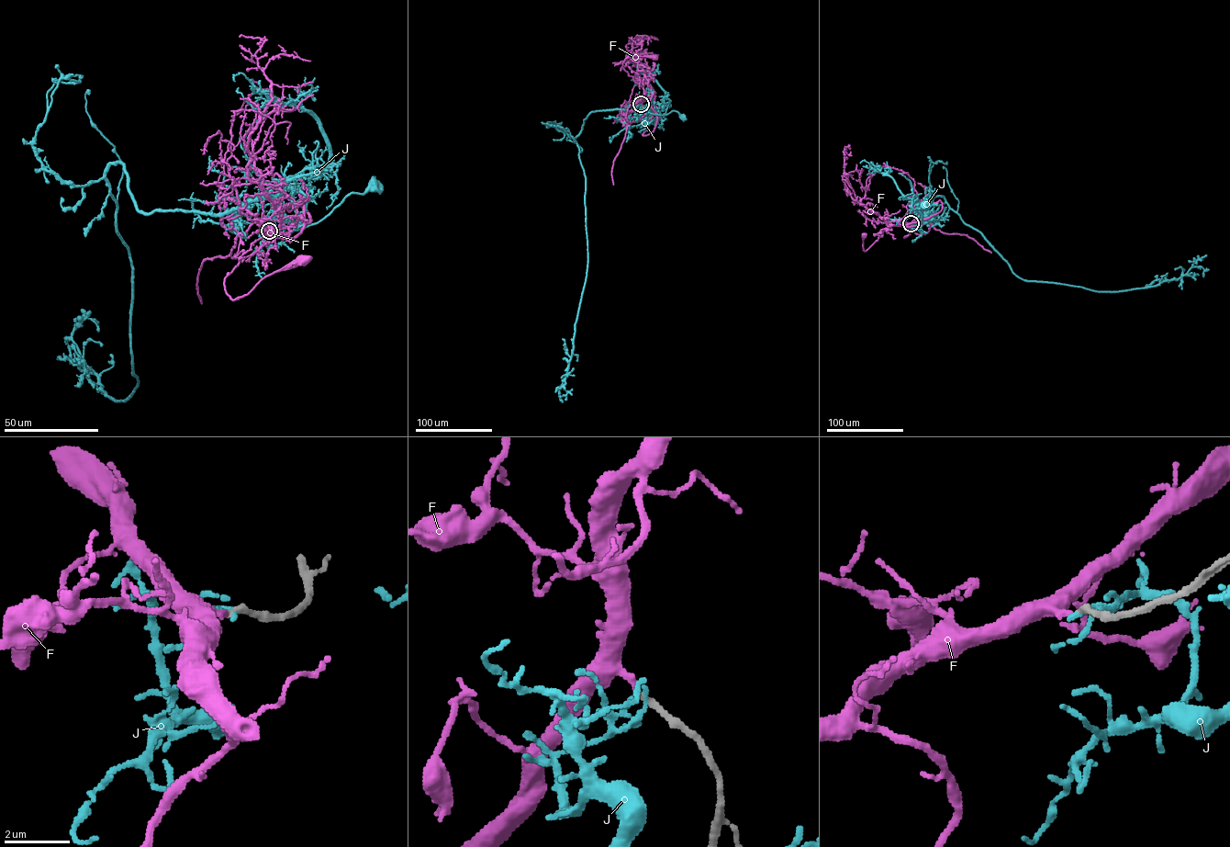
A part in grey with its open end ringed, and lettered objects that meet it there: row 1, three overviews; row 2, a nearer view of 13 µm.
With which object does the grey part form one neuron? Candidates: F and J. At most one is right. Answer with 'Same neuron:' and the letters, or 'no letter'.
Same neuron: F

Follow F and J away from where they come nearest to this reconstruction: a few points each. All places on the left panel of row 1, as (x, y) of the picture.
F: (269, 231), (271, 237), (276, 235), (255, 240), (225, 278), (224, 289), (232, 299), (303, 260)
J: (269, 231), (273, 211), (304, 229), (373, 186)

